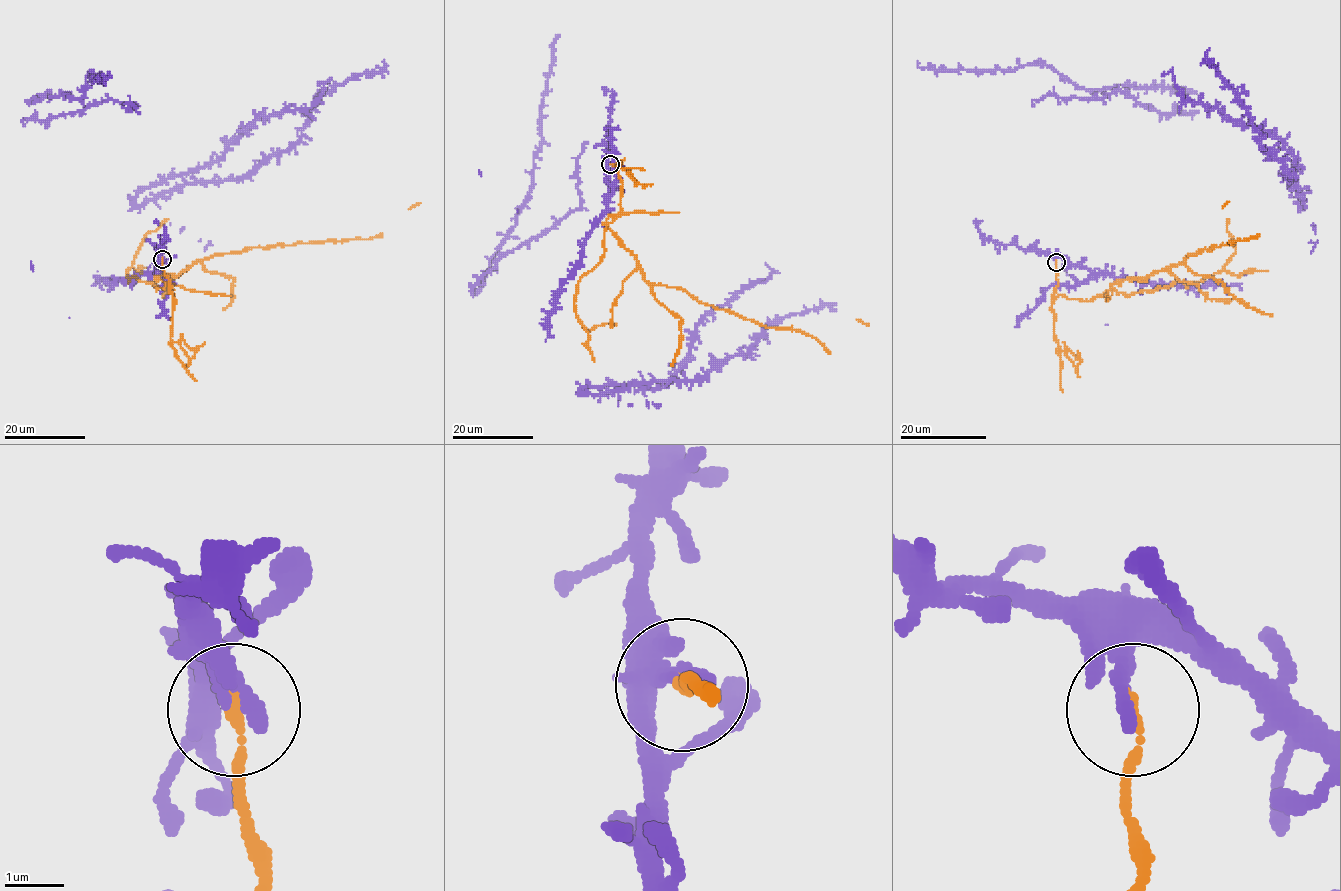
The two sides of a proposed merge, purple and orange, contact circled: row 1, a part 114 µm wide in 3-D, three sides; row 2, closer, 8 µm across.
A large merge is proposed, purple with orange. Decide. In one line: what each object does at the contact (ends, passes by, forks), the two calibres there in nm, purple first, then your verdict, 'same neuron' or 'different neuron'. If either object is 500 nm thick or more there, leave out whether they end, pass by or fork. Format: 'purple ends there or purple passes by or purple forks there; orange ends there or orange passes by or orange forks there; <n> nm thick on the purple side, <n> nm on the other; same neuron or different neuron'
purple ends there; orange ends there; 320 nm thick on the purple side, 190 nm on the other; different neuron

